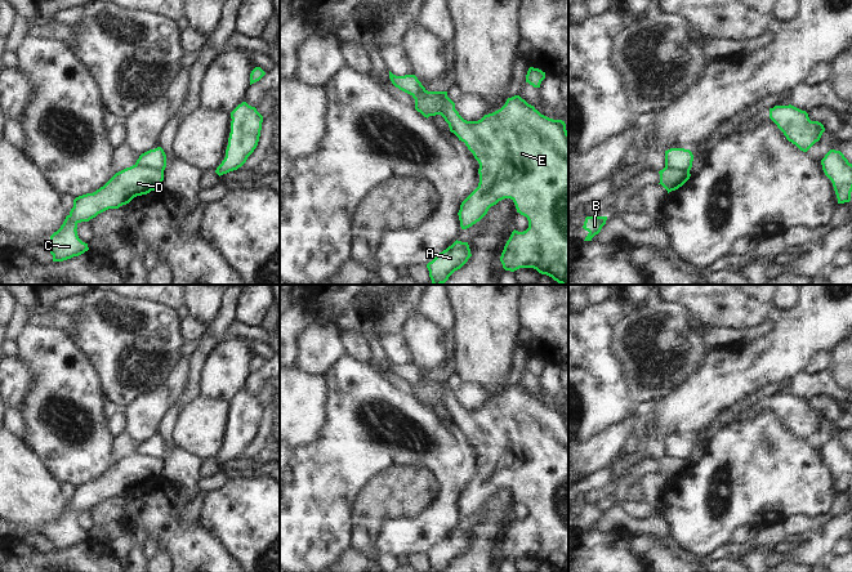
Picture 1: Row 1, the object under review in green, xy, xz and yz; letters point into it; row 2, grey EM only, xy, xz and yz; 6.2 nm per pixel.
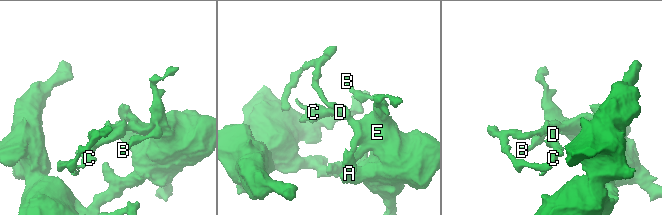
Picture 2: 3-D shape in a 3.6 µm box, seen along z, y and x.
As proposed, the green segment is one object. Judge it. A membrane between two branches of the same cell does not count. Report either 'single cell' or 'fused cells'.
fused cells

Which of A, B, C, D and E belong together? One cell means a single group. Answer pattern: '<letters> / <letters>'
A B E / C D

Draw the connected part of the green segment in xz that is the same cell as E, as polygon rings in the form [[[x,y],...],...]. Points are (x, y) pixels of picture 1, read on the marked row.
[[[447,95],[438,104],[438,111],[449,124],[450,131],[465,143],[479,164],[478,187],[461,202],[458,213],[461,229],[479,222],[499,201],[510,198],[517,213],[527,218],[528,228],[523,232],[512,232],[500,256],[503,268],[510,272],[534,268],[561,285],[568,285],[568,133],[565,121],[541,115],[519,95],[508,98],[500,110],[485,115],[478,121],[464,120]]]

